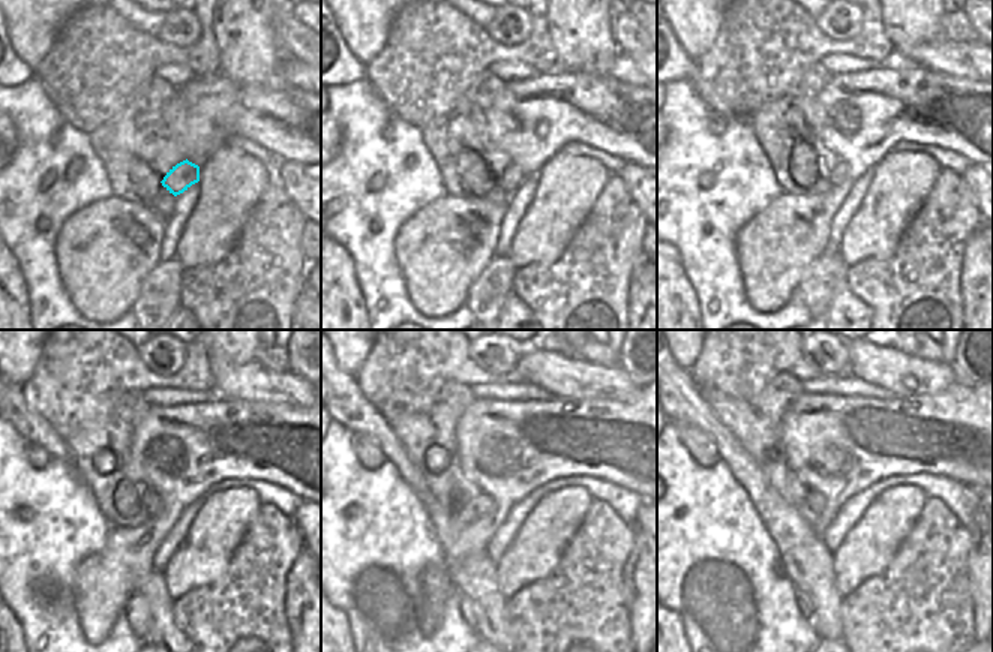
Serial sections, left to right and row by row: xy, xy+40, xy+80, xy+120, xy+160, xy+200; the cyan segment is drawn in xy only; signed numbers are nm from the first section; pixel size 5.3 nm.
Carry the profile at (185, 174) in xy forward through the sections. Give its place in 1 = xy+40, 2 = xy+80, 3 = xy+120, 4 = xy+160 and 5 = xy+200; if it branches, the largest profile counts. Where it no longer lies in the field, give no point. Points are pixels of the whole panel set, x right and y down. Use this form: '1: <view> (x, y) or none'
1: xy+40 (512, 179)
2: xy+80 (839, 173)
3: xy+120 (152, 505)
4: xy+160 (485, 505)
5: xy+200 (815, 499)

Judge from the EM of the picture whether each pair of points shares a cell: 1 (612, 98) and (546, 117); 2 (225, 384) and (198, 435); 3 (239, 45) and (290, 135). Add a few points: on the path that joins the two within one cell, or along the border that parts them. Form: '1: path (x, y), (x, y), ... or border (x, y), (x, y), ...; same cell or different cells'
1: path (614, 122), (608, 128), (591, 117), (570, 117); same cell
2: border (224, 399), (254, 399), (258, 403); different cells
3: border (227, 77), (243, 84), (278, 84), (282, 81); different cells

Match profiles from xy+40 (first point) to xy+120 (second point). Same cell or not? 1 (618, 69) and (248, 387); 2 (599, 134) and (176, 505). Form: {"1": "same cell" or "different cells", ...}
{"1": "same cell", "2": "same cell"}

